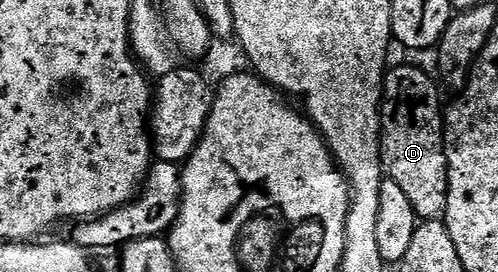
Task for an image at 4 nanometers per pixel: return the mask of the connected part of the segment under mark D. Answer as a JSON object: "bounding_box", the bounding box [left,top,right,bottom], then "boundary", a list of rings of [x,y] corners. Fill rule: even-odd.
{"bounding_box":[380,63,448,219],"boundary":[[[401,63],[385,73],[384,95],[381,101],[380,159],[387,179],[398,183],[418,214],[425,219],[437,219],[448,201],[448,155],[444,145],[444,106],[440,104],[440,90],[435,77],[422,69]]]}

